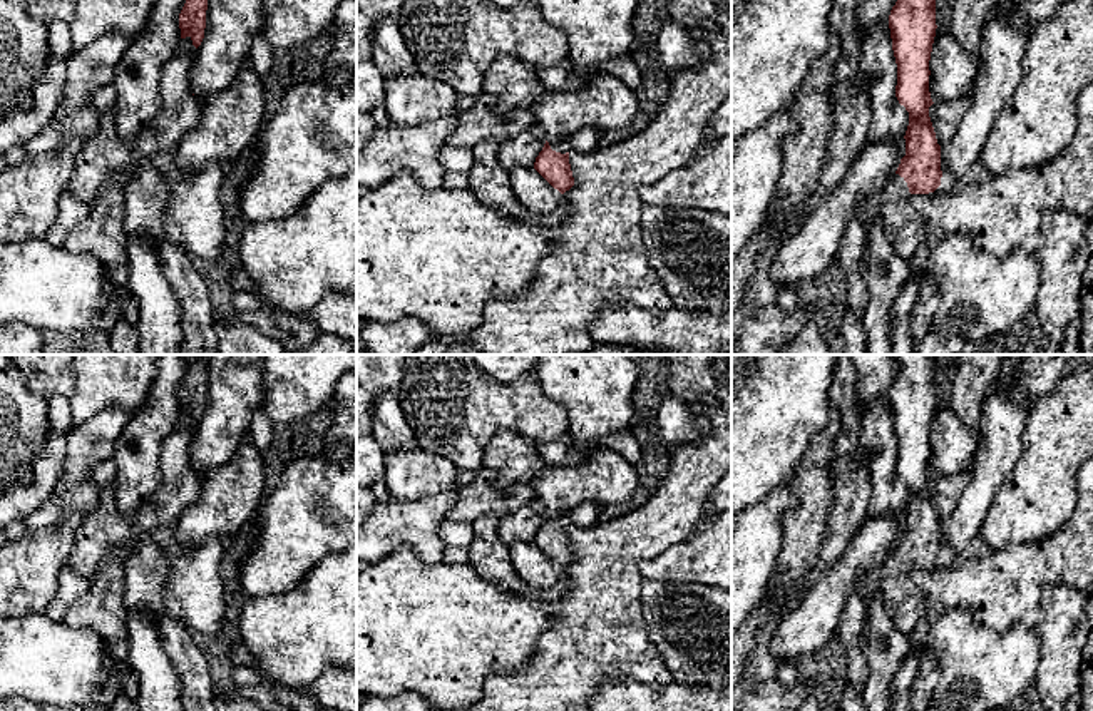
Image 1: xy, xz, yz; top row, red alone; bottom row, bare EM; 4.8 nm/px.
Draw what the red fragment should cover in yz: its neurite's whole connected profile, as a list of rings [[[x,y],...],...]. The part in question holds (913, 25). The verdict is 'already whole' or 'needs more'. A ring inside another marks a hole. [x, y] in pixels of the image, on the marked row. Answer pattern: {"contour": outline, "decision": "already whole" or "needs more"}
{"contour": [[[897,0],[889,15],[897,64],[895,97],[909,112],[906,156],[880,191],[880,219],[890,248],[906,261],[932,239],[932,229],[911,204],[912,194],[941,186],[941,146],[929,117],[929,60],[936,37],[936,0]]], "decision": "needs more"}

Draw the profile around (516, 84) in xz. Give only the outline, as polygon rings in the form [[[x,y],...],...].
[[[500,54],[485,74],[482,92],[494,94],[495,114],[505,115],[516,109],[531,109],[547,89],[537,69],[509,54]]]

